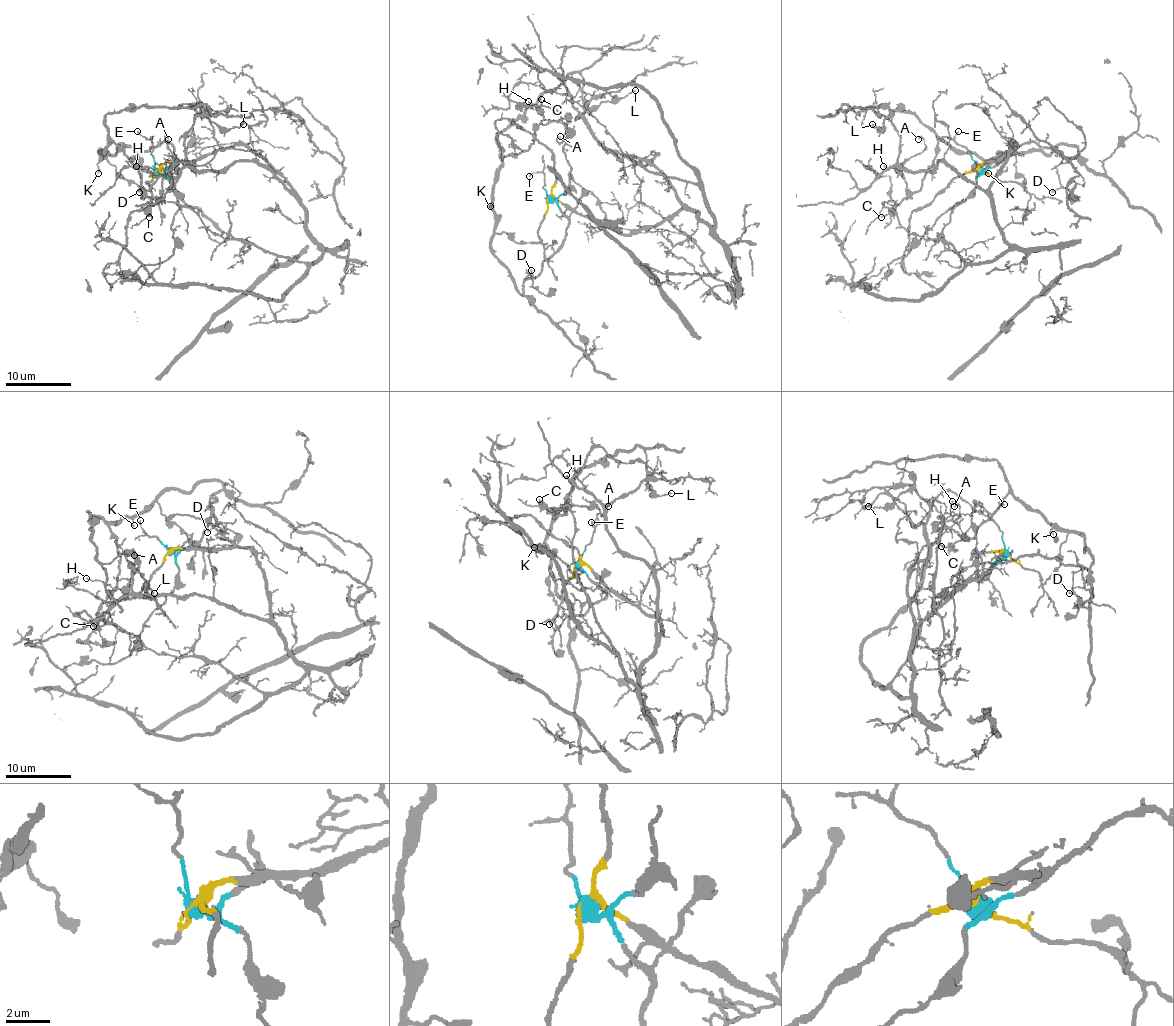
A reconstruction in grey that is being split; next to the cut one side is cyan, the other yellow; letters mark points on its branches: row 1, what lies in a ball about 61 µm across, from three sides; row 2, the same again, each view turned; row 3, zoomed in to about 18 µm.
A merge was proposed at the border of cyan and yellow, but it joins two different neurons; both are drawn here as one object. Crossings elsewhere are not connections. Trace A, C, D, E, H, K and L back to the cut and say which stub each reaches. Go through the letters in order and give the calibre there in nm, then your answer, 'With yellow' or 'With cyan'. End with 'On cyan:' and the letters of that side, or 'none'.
A: Thickness 180 nm. With cyan
C: Thickness 100 nm. With cyan
D: Thickness 130 nm. With cyan
E: Thickness 140 nm. With cyan
H: Thickness 100 nm. With cyan
K: Thickness 160 nm. With cyan
L: Thickness 140 nm. With cyan
On cyan: A, C, D, E, H, K, L

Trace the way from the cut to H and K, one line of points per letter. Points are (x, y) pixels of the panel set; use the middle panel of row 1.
H: (548, 198), (568, 220), (566, 235), (524, 282), (525, 295), (491, 235), (494, 172), (548, 121), (529, 101)
K: (548, 198), (568, 220), (566, 235), (542, 271), (524, 282), (525, 295), (494, 254), (489, 207)

